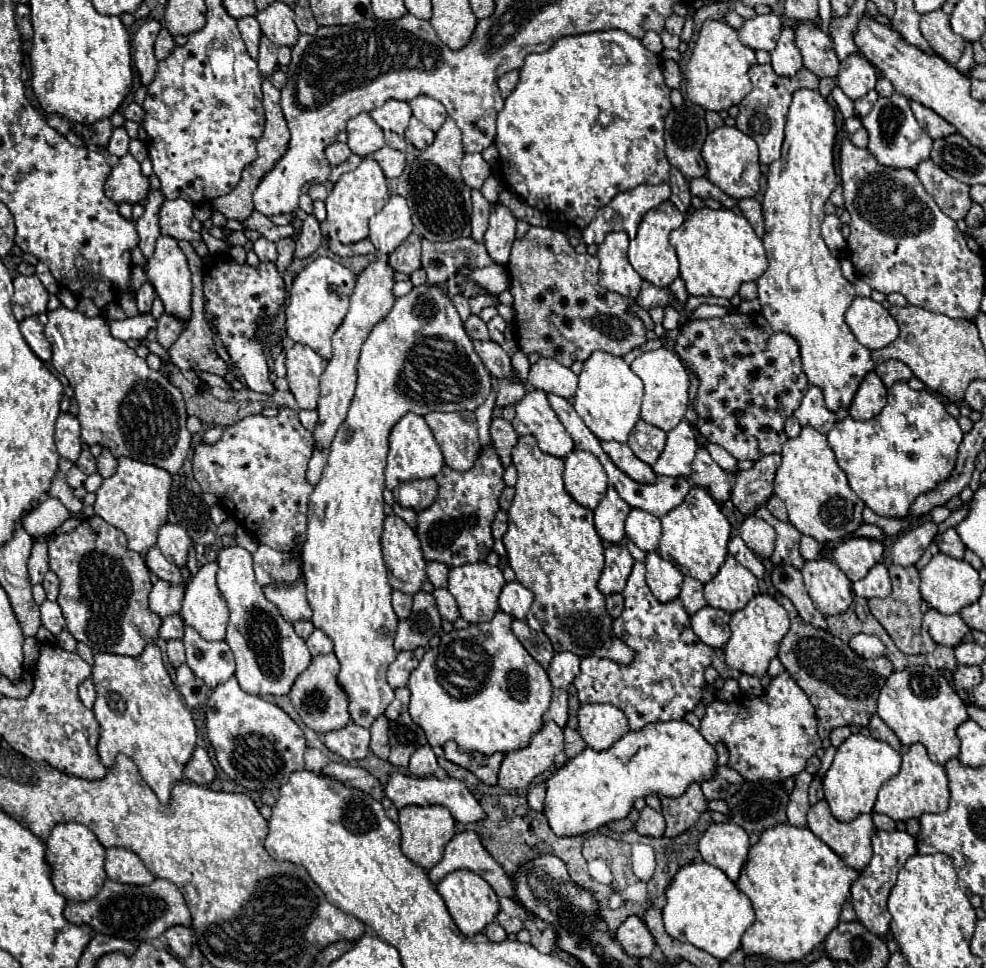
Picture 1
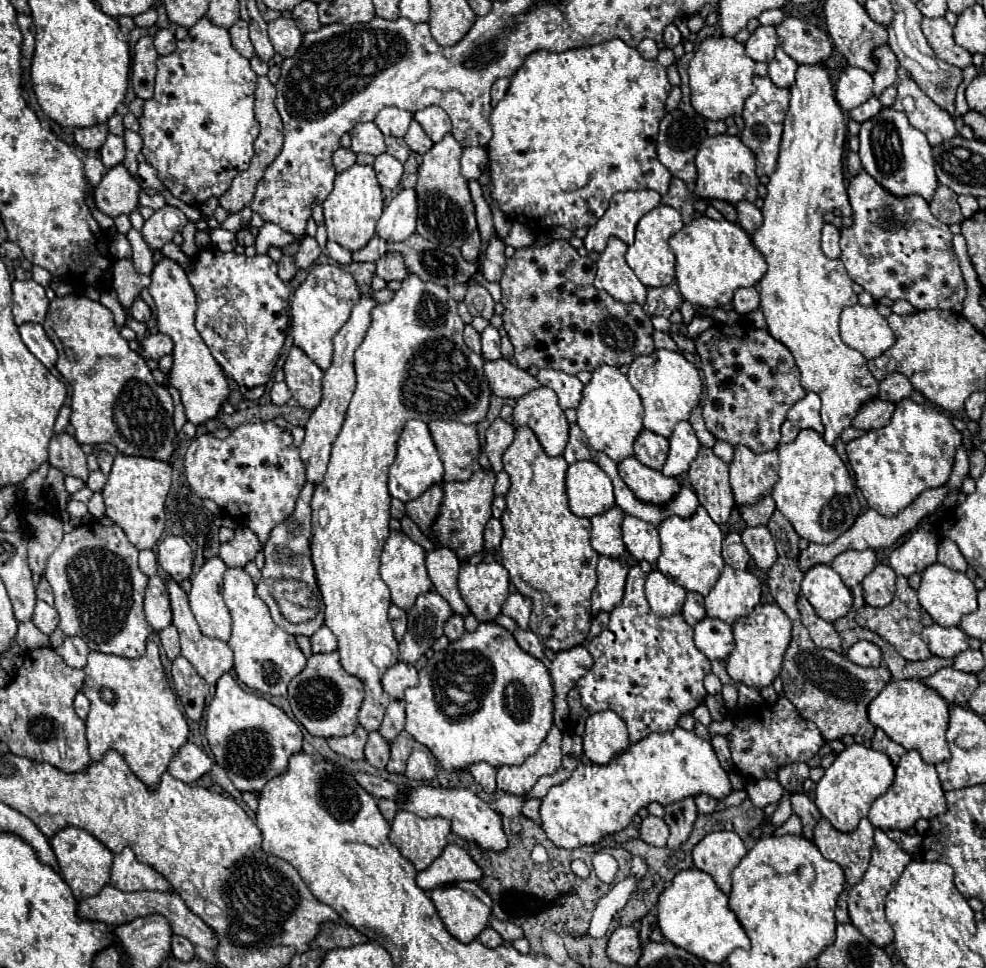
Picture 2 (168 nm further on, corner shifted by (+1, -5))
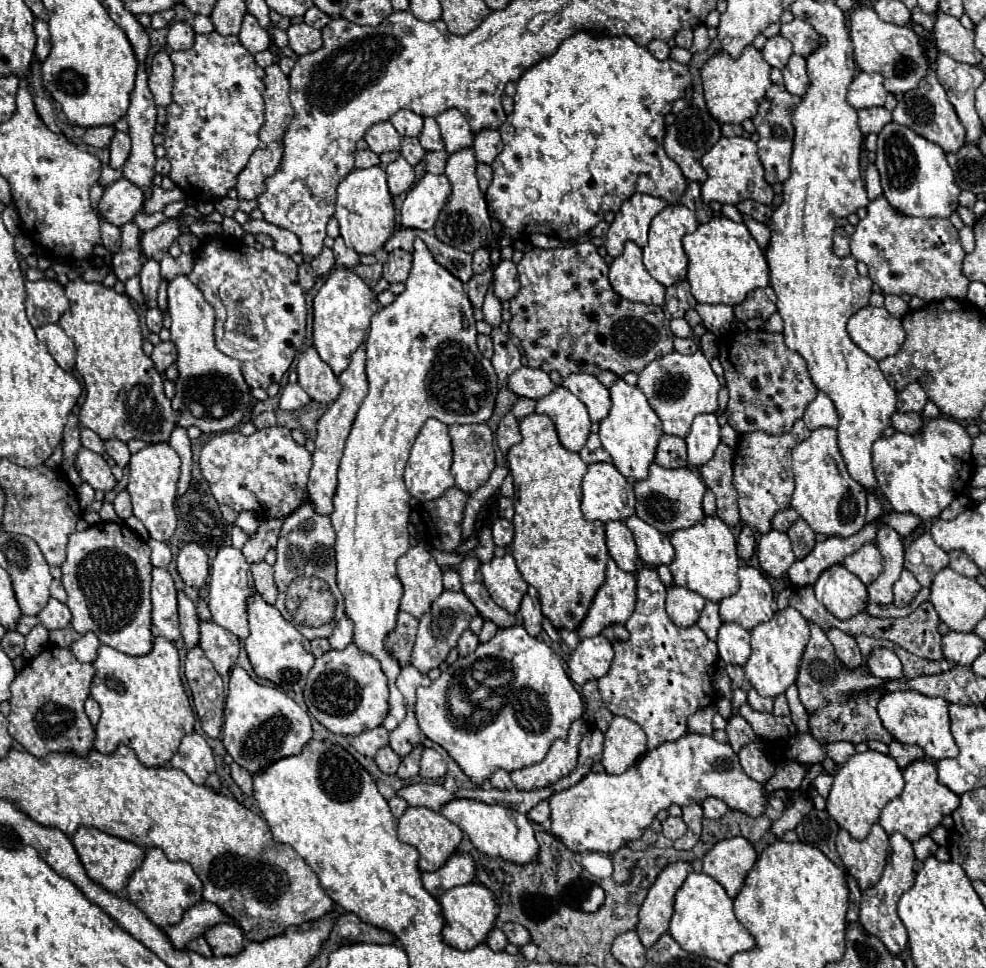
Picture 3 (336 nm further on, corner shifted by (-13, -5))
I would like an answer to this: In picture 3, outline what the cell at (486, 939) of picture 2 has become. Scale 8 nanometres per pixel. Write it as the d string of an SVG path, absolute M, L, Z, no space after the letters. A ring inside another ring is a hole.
M491 929L485 943L487 943L493 951L503 951L505 945L507 945L507 937L505 937L505 933L503 933L501 929Z

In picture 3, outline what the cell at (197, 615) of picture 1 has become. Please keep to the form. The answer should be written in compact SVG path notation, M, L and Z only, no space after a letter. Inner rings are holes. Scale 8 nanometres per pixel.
M221 547L217 551L217 557L211 563L211 575L209 575L209 609L211 619L229 629L239 639L245 639L249 635L247 625L247 599L253 595L253 577L249 571L249 563L245 561L243 553L235 547Z

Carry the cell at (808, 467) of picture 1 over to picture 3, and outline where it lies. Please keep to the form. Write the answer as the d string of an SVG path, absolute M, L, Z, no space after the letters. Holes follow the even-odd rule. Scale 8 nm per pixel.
M815 429L807 441L797 443L793 449L793 473L795 493L791 499L791 507L799 513L801 519L809 523L815 533L823 533L829 537L851 537L863 529L867 491L847 473L837 447L837 429Z

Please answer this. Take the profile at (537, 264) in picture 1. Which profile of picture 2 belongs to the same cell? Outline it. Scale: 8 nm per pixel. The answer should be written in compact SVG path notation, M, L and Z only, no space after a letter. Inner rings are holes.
M551 241L547 245L529 245L517 249L511 259L507 259L501 289L503 289L503 327L515 347L515 359L521 369L531 365L543 369L559 369L569 375L579 371L593 371L599 365L621 367L631 363L639 355L649 355L655 351L653 345L653 325L649 315L643 313L637 303L615 301L609 293L593 287L595 263L589 257L581 257L569 241Z

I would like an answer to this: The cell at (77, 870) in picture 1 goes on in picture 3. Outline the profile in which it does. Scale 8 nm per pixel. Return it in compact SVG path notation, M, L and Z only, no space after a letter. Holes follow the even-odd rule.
M79 827L77 833L71 837L71 841L79 853L79 859L83 861L83 867L87 869L87 875L111 893L125 891L129 877L133 875L133 871L141 865L141 861L145 857L145 849L141 849L139 845L135 845L131 841L123 841L113 835L107 835L95 827Z

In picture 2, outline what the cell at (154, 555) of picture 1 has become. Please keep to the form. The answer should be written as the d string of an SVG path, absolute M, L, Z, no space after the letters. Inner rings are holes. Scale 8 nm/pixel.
M167 579L165 581L167 585L167 591L169 591L169 597L171 597L171 609L173 609L173 625L177 627L179 631L179 637L181 637L181 655L195 667L195 671L209 683L209 685L215 685L219 681L219 677L223 673L229 673L233 669L233 653L229 649L229 645L225 641L217 641L217 639L209 639L205 637L201 631L199 631L199 625L189 609L189 603L187 603L187 593L183 591L181 583L177 583L175 579Z

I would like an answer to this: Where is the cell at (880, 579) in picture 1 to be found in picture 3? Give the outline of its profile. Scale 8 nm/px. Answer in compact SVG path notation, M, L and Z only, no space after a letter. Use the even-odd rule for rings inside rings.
M903 569L899 581L893 585L893 593L895 593L895 607L905 607L913 601L913 597L921 591L921 585L917 583L917 579L913 577L913 573L909 573L907 569Z

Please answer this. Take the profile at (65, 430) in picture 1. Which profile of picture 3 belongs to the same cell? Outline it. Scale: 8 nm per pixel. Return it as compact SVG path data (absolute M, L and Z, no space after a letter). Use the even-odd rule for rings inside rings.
M81 449L77 453L77 459L75 459L75 467L81 475L81 479L85 483L89 483L95 491L113 491L117 481L109 469L109 465L105 463L105 459L89 449Z

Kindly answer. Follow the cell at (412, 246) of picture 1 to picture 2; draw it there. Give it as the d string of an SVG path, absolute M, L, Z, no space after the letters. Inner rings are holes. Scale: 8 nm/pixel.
M391 251L383 259L379 259L377 261L377 275L383 277L385 281L393 281L393 279L403 281L409 275L409 271L405 267L405 259L401 257L401 253Z

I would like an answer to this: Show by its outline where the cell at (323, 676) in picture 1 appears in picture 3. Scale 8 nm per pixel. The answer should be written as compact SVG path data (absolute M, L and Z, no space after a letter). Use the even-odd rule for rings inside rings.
M349 643L349 647L341 651L331 649L315 659L303 695L309 713L331 733L339 735L359 735L367 729L375 729L383 723L389 711L389 687L381 663L361 651L355 643Z

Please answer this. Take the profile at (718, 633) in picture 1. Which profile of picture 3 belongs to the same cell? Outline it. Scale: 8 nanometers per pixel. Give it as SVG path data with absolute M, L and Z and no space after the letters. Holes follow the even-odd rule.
M723 623L717 637L719 657L731 665L745 665L751 655L749 631L737 623Z

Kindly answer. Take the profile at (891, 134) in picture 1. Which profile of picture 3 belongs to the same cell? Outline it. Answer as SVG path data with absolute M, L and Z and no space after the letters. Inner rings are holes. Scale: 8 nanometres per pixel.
M897 123L883 127L877 141L875 167L881 175L883 197L895 211L909 217L949 217L957 209L961 189L955 183L955 175L945 159L945 151L925 137L919 137L909 127Z

